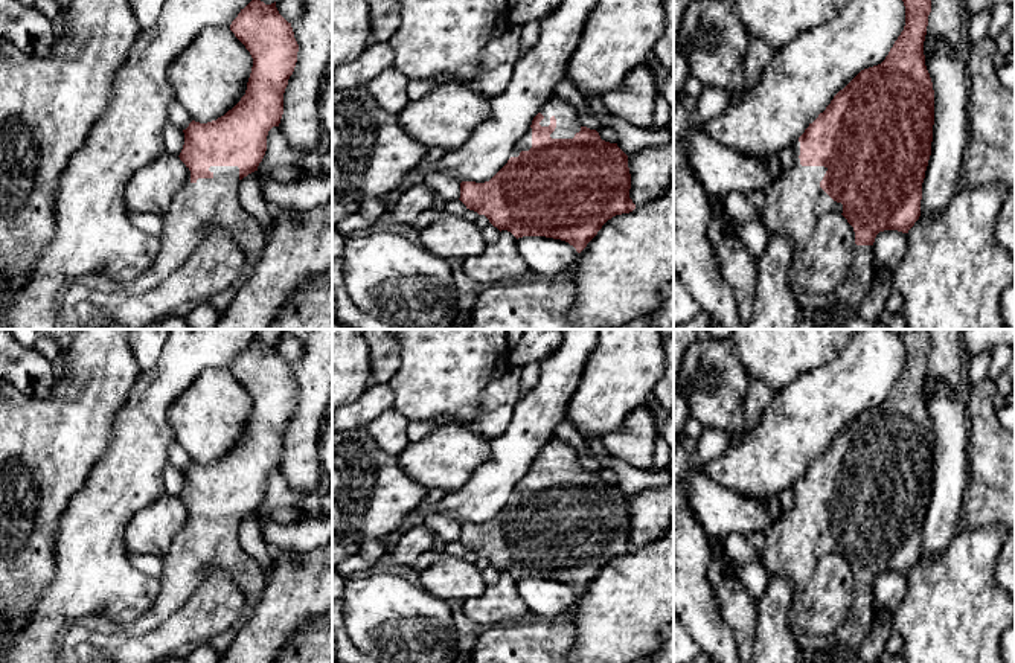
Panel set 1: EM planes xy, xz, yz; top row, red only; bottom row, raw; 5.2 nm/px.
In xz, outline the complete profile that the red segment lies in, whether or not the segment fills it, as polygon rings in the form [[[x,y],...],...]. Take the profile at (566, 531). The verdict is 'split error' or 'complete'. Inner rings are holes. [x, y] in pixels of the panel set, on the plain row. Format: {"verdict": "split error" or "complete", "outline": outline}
{"verdict": "split error", "outline": [[[552,436],[515,485],[508,504],[489,523],[462,523],[459,541],[517,581],[561,581],[581,594],[608,561],[636,550],[629,530],[628,497],[617,485],[605,483],[596,471],[584,468],[570,444]]]}

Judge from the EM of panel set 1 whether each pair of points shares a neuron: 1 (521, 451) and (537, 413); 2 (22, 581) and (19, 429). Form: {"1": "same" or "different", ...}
{"1": "same", "2": "same"}

